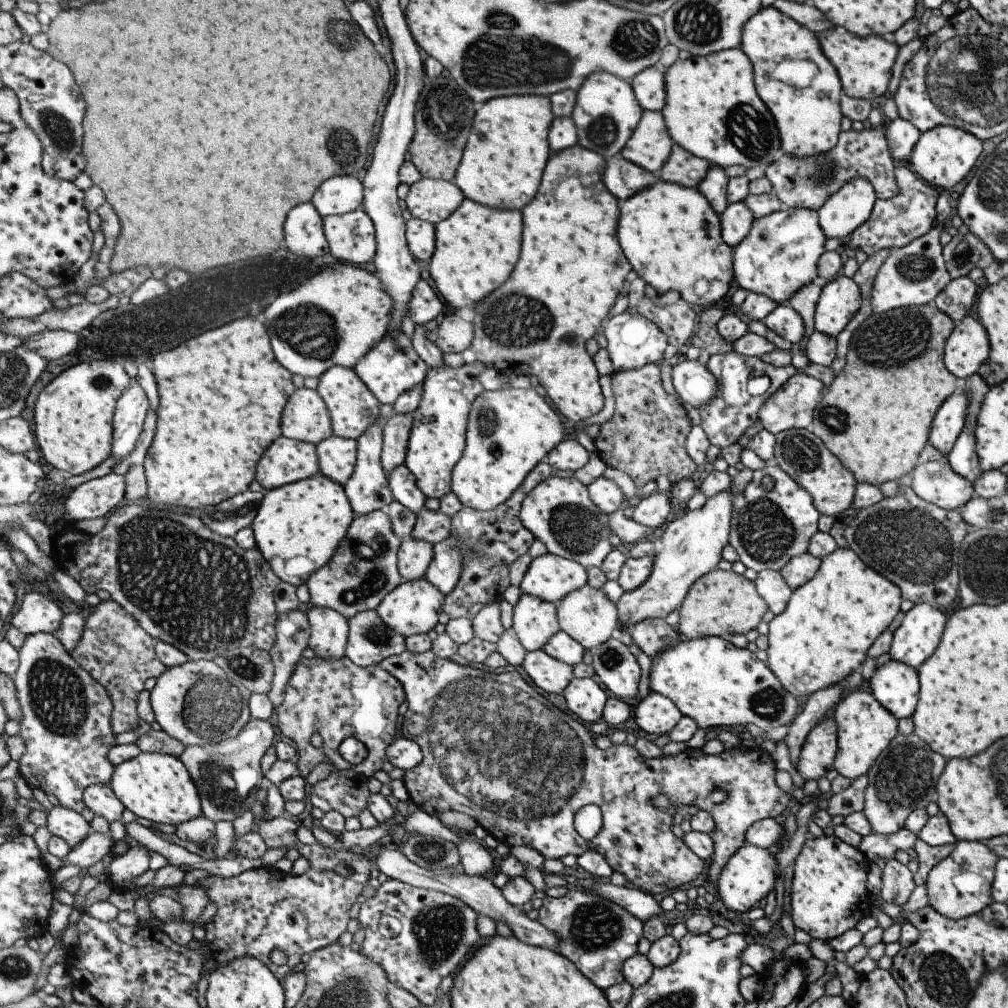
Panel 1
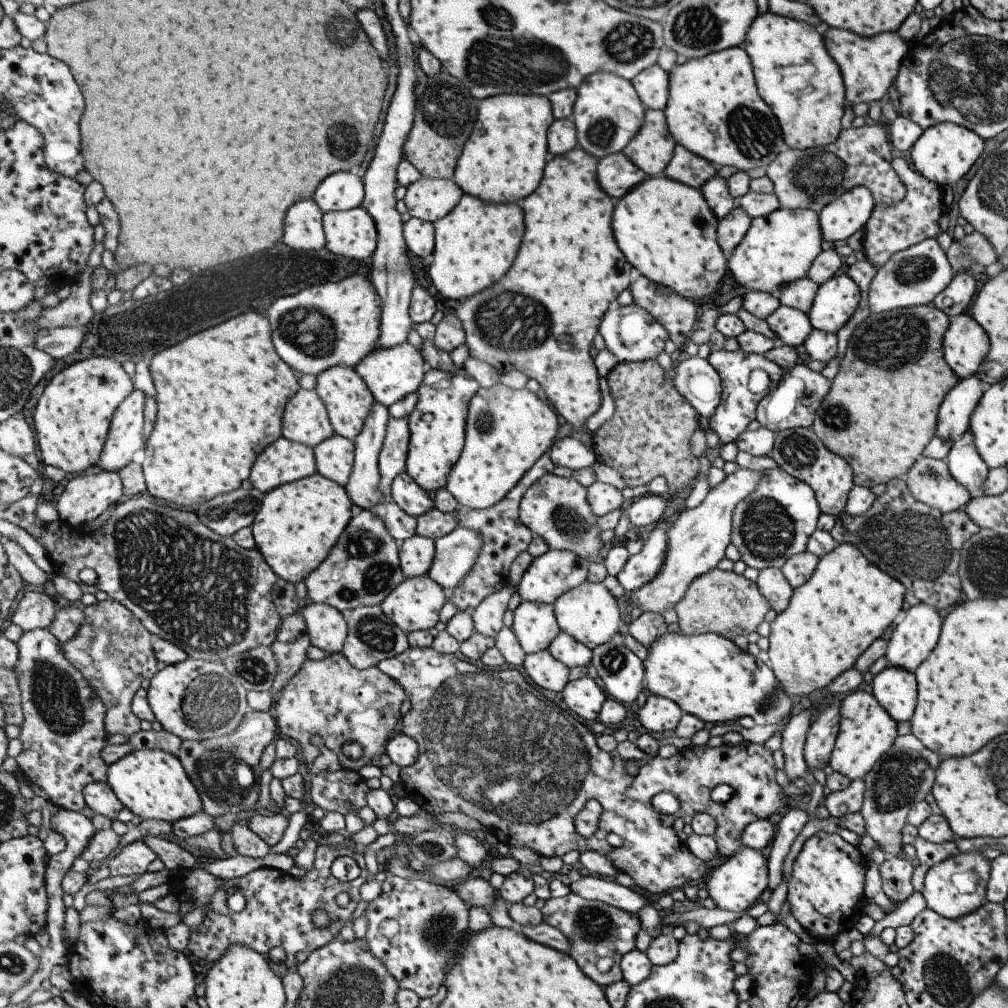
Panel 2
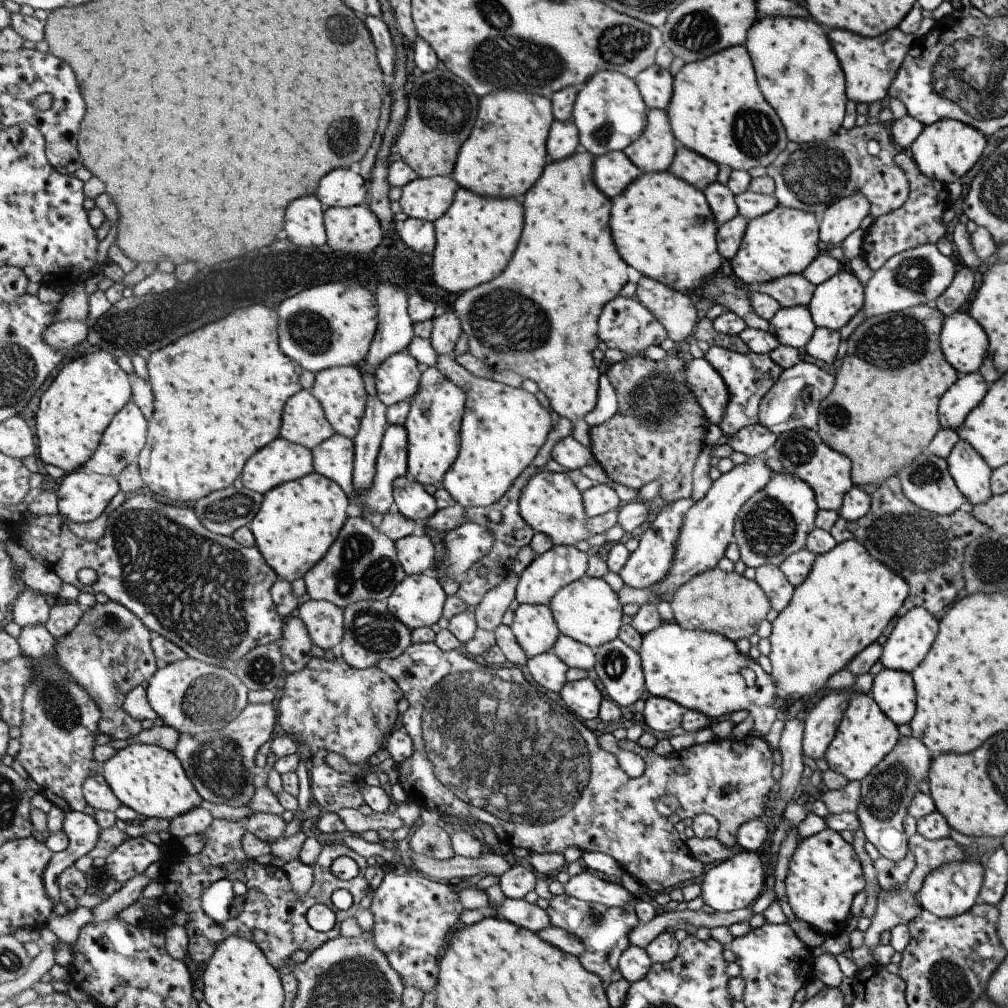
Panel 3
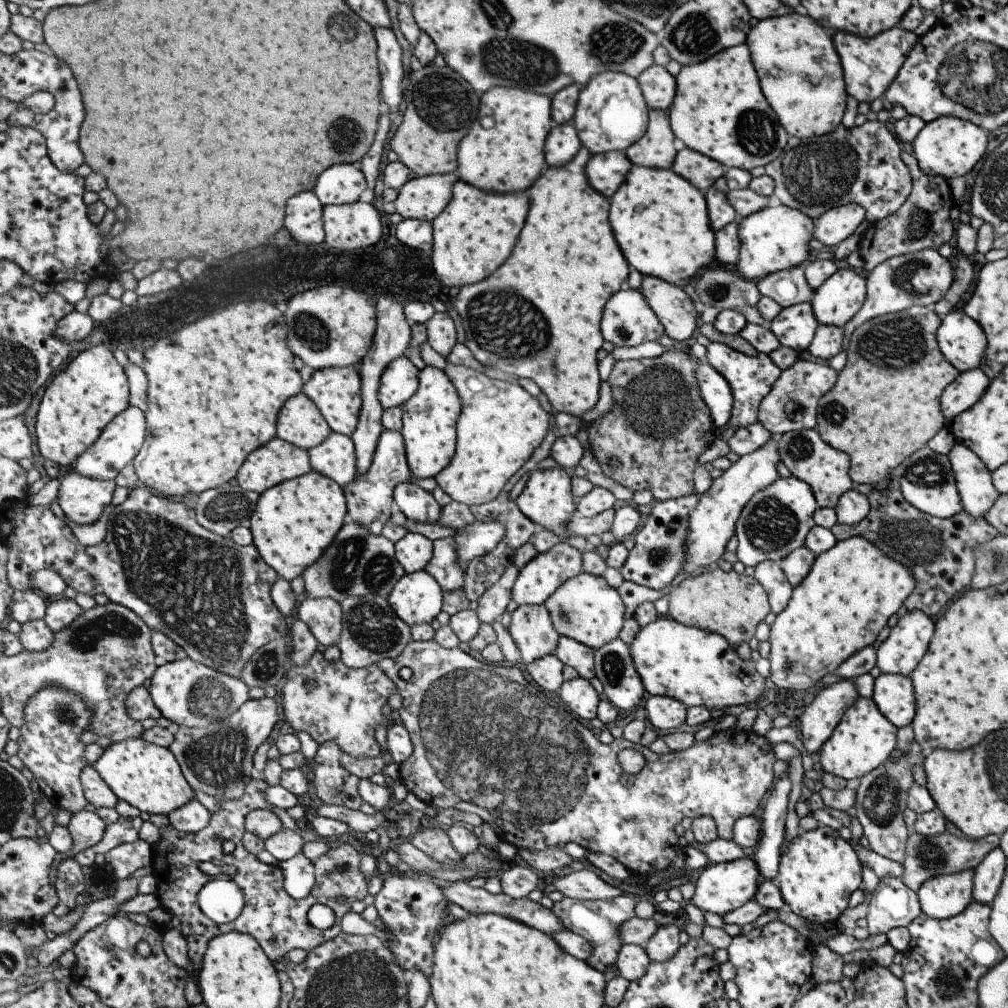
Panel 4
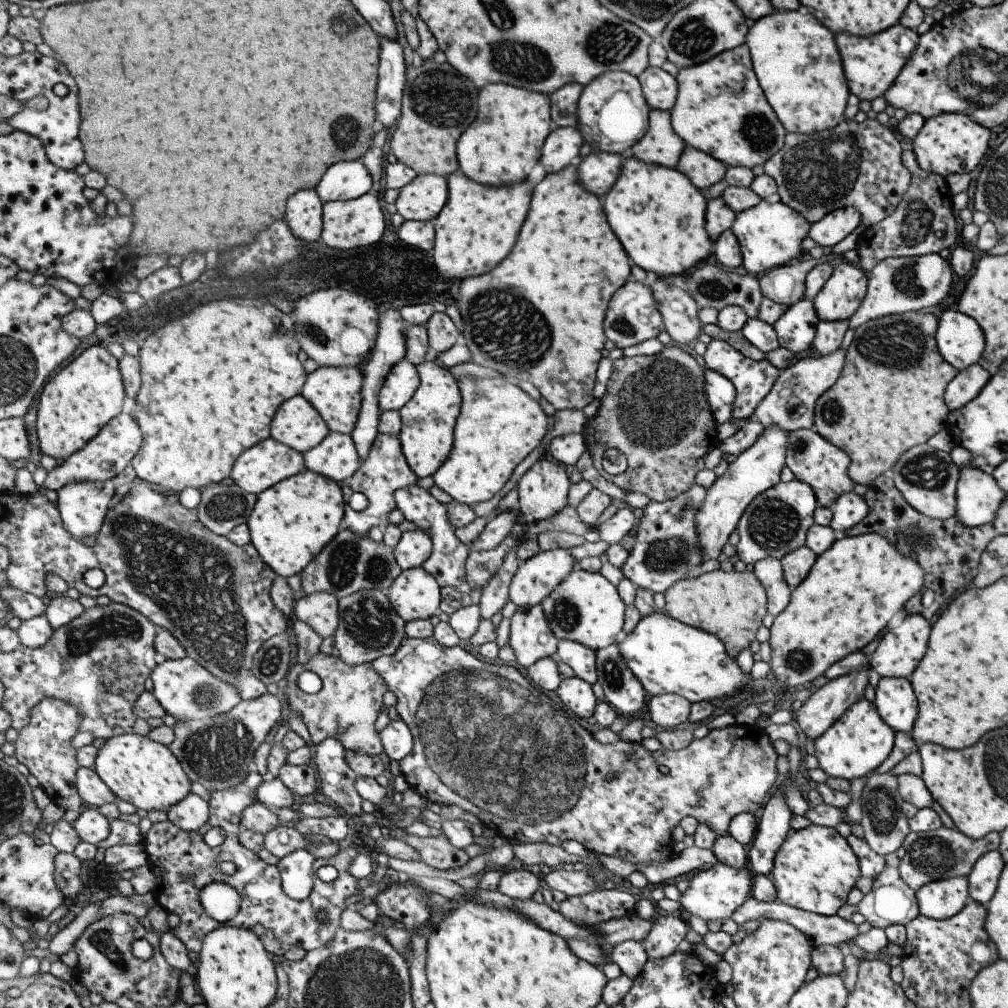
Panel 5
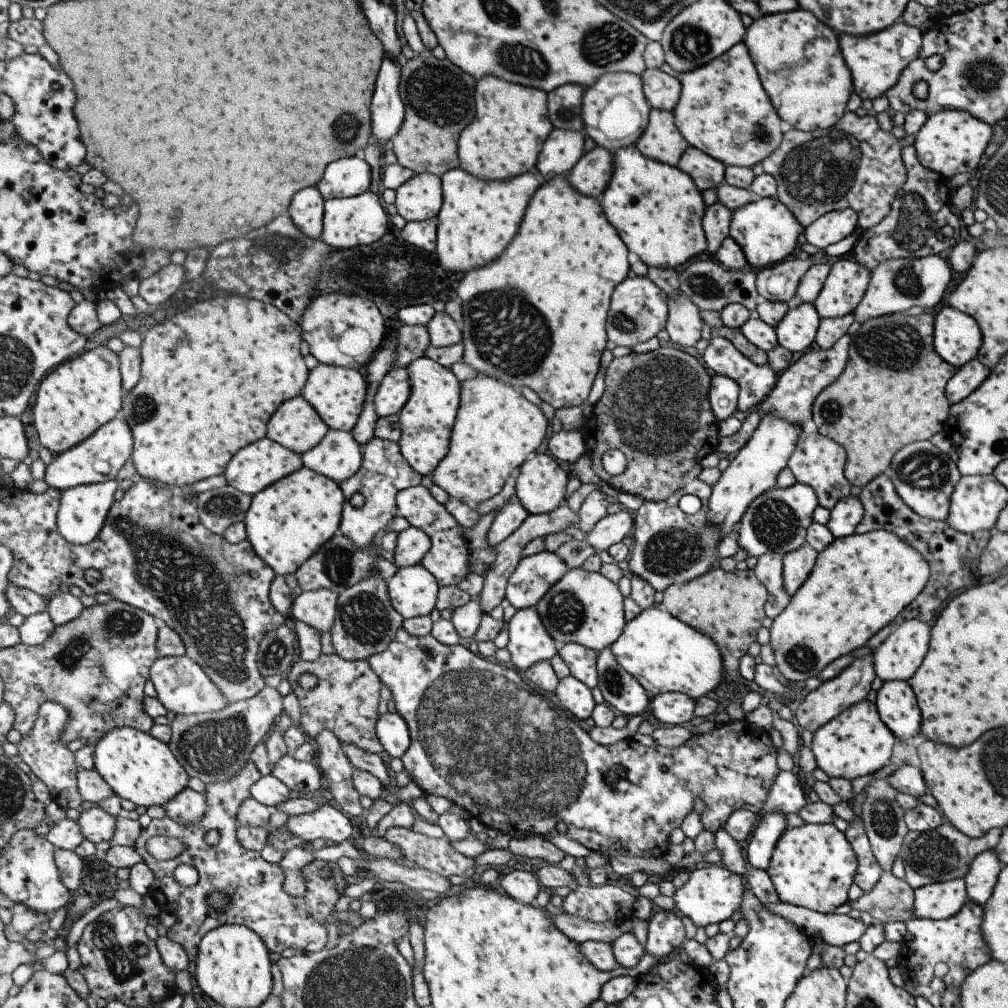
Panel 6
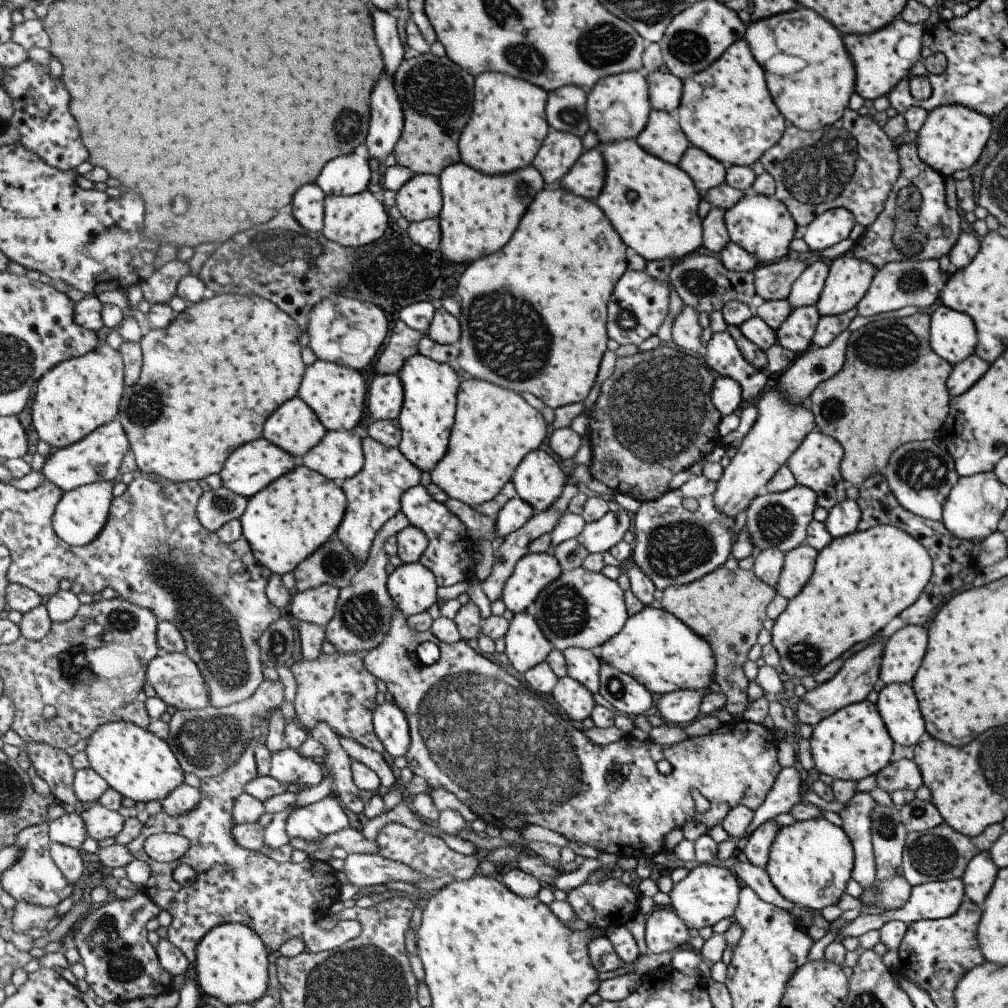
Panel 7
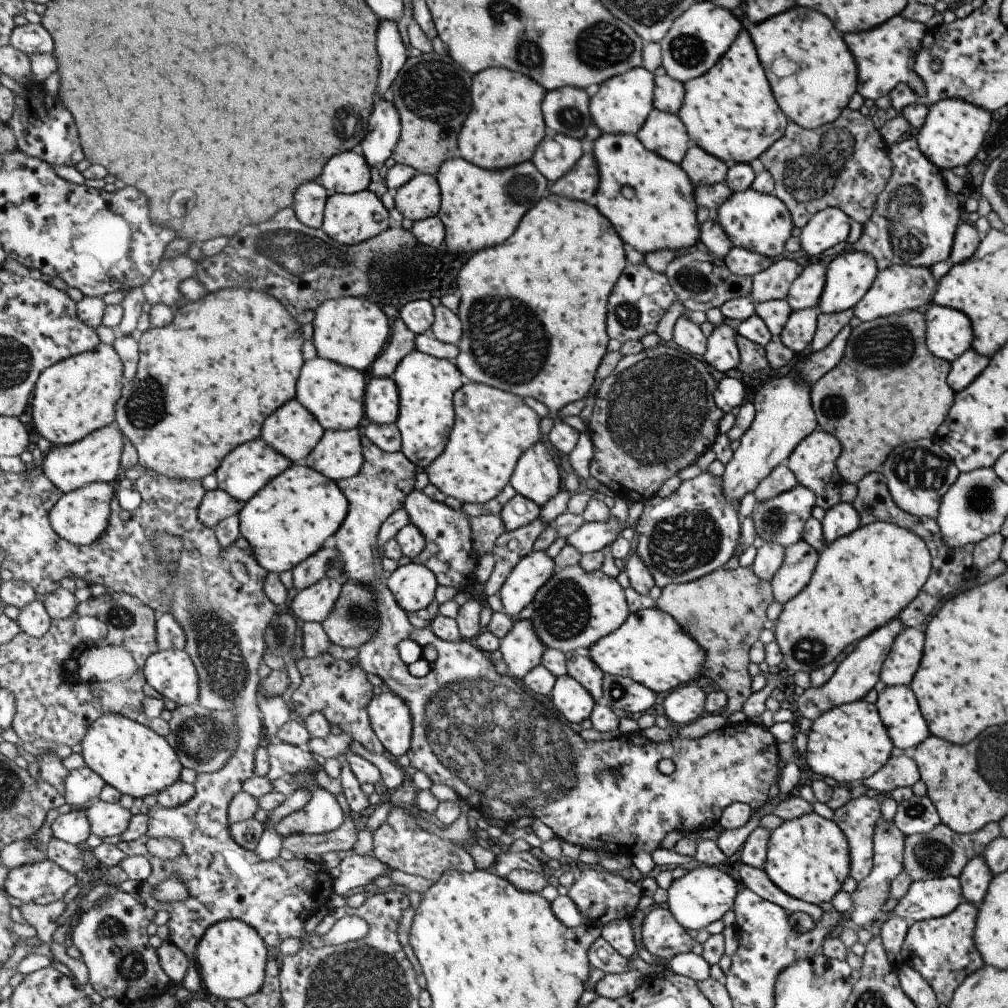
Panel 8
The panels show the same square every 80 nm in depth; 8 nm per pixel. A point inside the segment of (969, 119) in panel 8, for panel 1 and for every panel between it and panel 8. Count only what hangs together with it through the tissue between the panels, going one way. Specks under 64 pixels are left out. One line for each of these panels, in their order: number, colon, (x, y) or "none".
1: (942, 156)
2: (943, 153)
3: (945, 150)
4: (946, 147)
5: (948, 143)
6: (950, 142)
7: (951, 138)

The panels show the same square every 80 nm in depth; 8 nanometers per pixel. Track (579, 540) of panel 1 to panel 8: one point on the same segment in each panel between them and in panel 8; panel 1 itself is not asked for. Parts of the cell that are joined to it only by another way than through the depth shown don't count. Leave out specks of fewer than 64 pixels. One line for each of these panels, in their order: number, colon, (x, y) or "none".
2: (557, 509)
3: (551, 502)
4: (547, 498)
5: (543, 492)
6: (541, 487)
7: (539, 480)
8: (538, 477)

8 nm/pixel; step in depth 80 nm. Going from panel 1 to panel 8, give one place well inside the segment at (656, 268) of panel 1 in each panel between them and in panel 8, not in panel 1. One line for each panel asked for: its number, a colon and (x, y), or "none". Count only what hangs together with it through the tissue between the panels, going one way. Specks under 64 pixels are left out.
2: (665, 228)
3: (663, 227)
4: (660, 219)
5: (659, 214)
6: (658, 210)
7: (654, 204)
8: (651, 201)

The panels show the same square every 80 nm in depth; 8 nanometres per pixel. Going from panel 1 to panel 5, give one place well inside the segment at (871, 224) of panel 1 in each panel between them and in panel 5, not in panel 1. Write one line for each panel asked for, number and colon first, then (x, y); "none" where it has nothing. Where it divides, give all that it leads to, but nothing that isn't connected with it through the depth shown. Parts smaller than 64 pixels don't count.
2: (889, 229)
3: (918, 221)
4: (922, 222)
5: (922, 222)

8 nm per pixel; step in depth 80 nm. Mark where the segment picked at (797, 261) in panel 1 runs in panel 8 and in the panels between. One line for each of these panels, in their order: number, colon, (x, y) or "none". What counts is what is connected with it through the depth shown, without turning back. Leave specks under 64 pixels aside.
2: (779, 247)
3: (783, 241)
4: (772, 239)
5: (769, 235)
6: (766, 232)
7: (760, 225)
8: (761, 223)

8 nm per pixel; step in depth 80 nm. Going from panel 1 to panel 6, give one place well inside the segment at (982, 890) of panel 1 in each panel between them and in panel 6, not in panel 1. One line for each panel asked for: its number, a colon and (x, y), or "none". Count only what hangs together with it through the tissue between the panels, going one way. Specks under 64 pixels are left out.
2: (954, 887)
3: (950, 890)
4: (944, 896)
5: (941, 899)
6: (942, 900)

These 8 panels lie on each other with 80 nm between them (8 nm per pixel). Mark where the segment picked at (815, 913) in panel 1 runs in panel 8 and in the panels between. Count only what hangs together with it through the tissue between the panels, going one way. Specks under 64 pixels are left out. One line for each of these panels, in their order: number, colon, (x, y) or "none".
2: (825, 895)
3: (823, 874)
4: (818, 871)
5: (814, 869)
6: (812, 866)
7: (809, 862)
8: (807, 858)

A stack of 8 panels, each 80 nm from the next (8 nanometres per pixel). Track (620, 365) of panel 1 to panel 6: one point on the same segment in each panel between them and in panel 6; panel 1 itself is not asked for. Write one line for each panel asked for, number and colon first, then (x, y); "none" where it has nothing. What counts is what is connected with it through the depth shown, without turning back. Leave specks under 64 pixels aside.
2: (632, 333)
3: (627, 325)
4: (628, 321)
5: (634, 316)
6: (640, 309)

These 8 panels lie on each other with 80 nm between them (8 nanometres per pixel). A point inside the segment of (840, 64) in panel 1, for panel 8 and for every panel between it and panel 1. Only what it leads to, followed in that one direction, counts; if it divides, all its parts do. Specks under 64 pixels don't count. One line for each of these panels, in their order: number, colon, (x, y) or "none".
2: (868, 65)
3: (869, 65)
4: (869, 65)
5: (870, 64)
6: (875, 61)
7: (881, 59)
8: (884, 56)

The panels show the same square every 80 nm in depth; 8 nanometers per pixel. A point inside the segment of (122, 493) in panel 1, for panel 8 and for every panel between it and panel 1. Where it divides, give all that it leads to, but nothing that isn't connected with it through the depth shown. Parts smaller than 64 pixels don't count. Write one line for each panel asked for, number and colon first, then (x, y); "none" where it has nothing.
2: (85, 498)
3: (82, 497)
4: (82, 499)
5: (84, 506)
6: (84, 510)
7: (81, 516)
8: (81, 517)

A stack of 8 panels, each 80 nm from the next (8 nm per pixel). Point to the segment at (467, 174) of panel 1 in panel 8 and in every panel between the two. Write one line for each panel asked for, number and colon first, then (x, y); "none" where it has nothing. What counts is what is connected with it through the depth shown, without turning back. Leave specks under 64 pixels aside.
2: (504, 161)
3: (506, 155)
4: (508, 155)
5: (507, 141)
6: (506, 140)
7: (510, 124)
8: (507, 126)

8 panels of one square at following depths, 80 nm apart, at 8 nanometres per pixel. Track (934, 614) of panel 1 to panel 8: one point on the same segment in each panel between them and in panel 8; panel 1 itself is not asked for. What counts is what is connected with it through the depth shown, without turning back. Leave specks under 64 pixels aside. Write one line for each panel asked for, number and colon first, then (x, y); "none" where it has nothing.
2: (915, 636)
3: (913, 634)
4: (902, 650)
5: (900, 650)
6: (901, 653)
7: (902, 652)
8: (902, 660)

